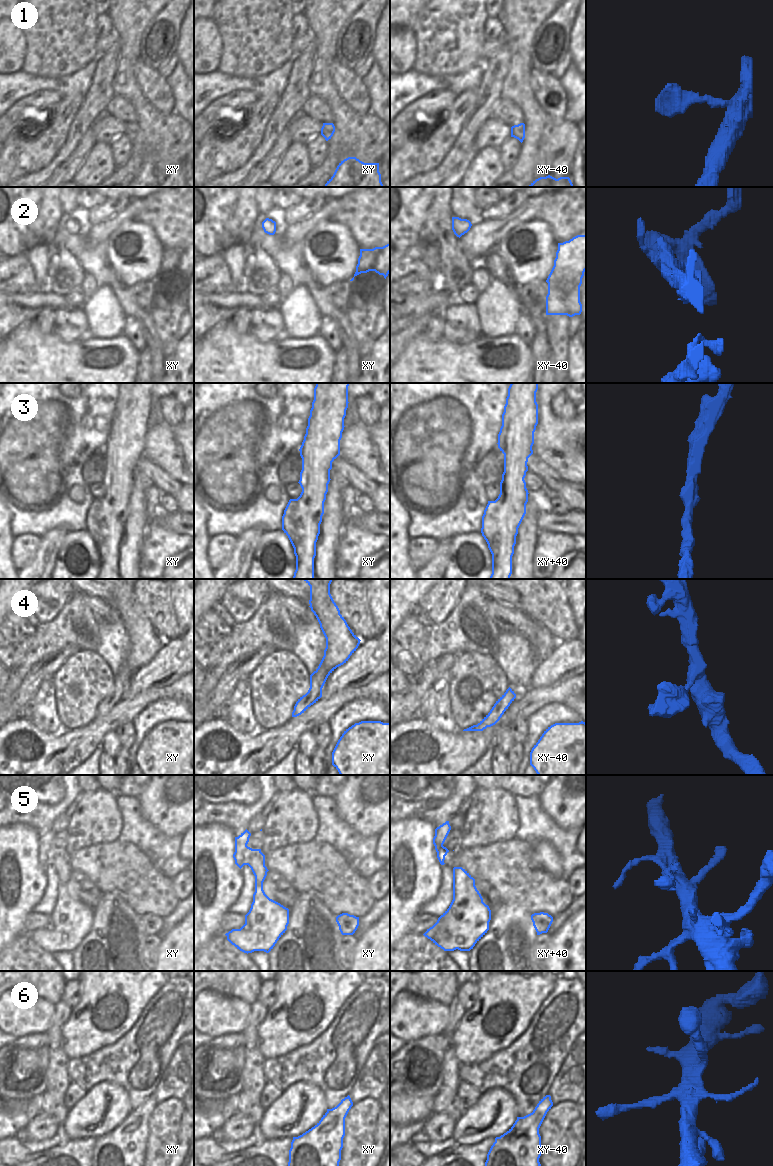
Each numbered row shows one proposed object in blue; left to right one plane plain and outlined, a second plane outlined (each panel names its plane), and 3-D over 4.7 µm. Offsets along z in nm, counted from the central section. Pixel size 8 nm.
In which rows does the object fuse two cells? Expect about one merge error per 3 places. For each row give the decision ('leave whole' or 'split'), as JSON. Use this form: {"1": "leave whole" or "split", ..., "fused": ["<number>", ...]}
{"1": "leave whole", "2": "leave whole", "3": "leave whole", "4": "leave whole", "5": "leave whole", "6": "leave whole", "fused": []}

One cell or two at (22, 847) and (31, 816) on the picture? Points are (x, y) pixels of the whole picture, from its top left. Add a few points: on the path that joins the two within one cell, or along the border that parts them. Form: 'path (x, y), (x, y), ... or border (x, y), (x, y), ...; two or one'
border (10, 824), (27, 824), (39, 836); two

